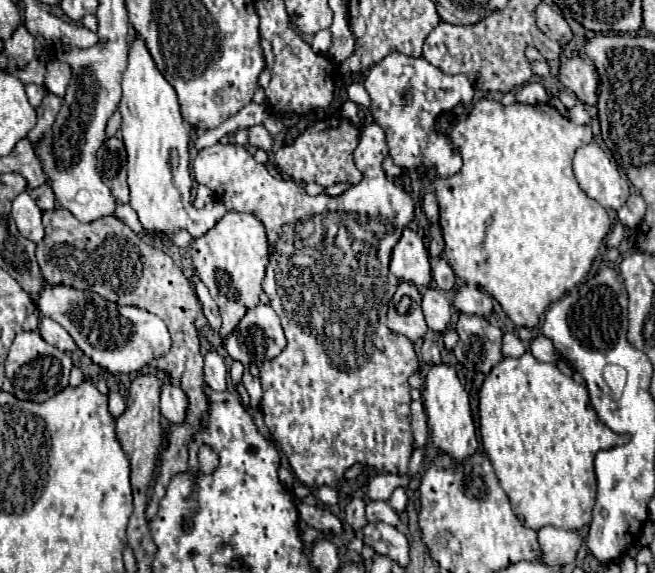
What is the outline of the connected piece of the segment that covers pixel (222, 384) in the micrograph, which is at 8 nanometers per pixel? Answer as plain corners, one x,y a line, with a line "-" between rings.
208,350
204,354
204,380
212,390
226,388
226,366
216,350

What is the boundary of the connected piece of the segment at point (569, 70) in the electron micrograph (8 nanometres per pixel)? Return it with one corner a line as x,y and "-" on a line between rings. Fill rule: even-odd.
586,56
564,58
560,62
560,68
558,68
558,78
584,104
588,104
588,106
598,104
600,76
598,76
598,70
596,70
596,66
592,64
590,58
586,58

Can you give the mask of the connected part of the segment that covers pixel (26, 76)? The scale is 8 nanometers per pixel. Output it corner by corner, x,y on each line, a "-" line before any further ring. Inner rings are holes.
34,60
32,64
28,64
28,66
24,66
22,70
16,70
14,72
24,84
28,84
28,82
34,82
34,84
38,84
38,86
44,86
44,74
46,74
46,66
40,62
40,60

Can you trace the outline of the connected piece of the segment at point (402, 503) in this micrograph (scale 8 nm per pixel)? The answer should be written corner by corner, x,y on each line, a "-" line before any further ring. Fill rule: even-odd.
396,488
390,496
390,506
396,510
396,512
402,512
406,508
406,492
404,488

